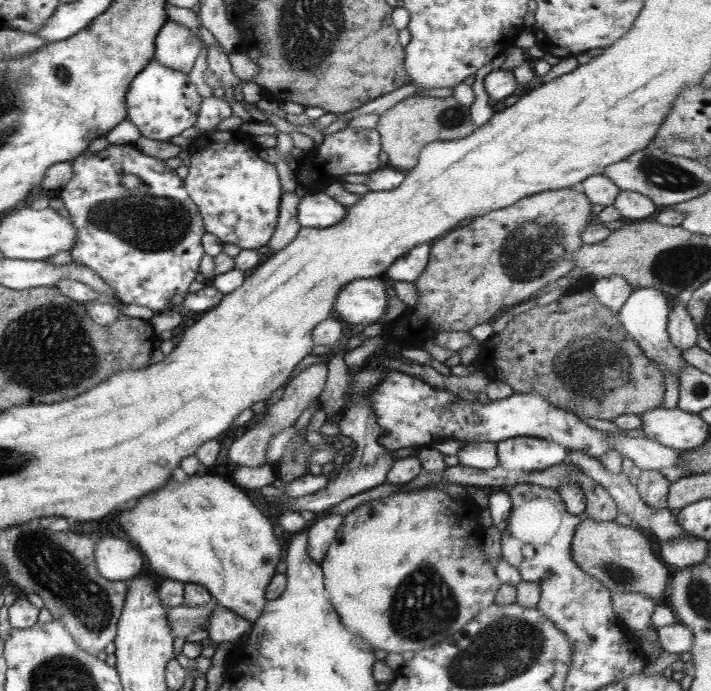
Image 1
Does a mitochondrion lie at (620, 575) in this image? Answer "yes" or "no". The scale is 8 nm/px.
yes

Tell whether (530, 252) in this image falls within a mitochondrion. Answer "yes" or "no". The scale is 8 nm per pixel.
yes

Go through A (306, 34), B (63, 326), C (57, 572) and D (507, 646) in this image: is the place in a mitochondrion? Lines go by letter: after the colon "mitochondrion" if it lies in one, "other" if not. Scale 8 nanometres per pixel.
A: mitochondrion
B: mitochondrion
C: mitochondrion
D: mitochondrion

